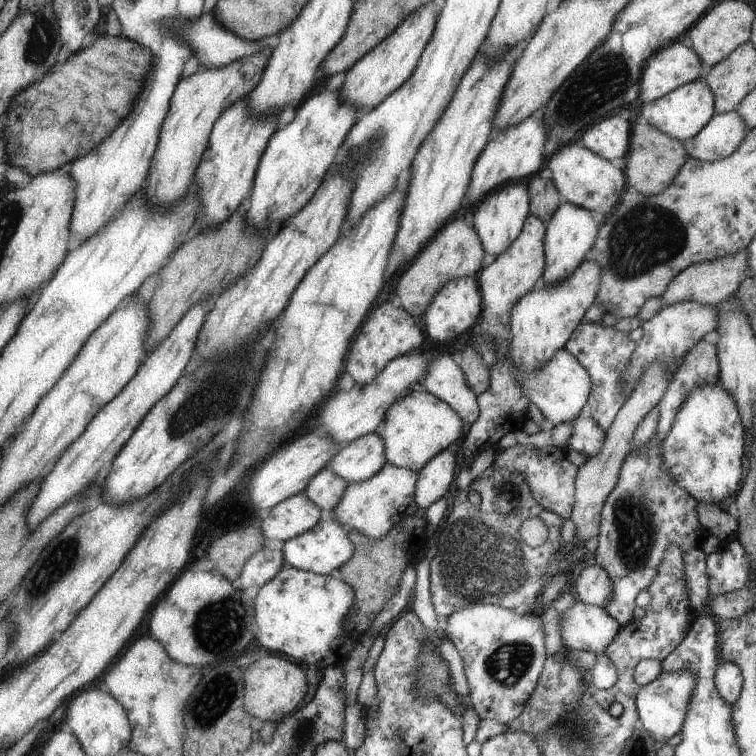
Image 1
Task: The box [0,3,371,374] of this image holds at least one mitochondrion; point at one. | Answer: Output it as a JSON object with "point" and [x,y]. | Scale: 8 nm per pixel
{"point":[42,42]}

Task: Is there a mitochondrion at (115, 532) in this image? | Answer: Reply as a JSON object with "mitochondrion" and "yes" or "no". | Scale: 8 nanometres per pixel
{"mitochondrion":"no"}

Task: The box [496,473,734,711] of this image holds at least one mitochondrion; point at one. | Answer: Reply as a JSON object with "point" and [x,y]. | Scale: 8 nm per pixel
{"point":[635,531]}

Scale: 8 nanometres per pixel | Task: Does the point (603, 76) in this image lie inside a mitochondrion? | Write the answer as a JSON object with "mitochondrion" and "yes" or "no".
{"mitochondrion":"yes"}

